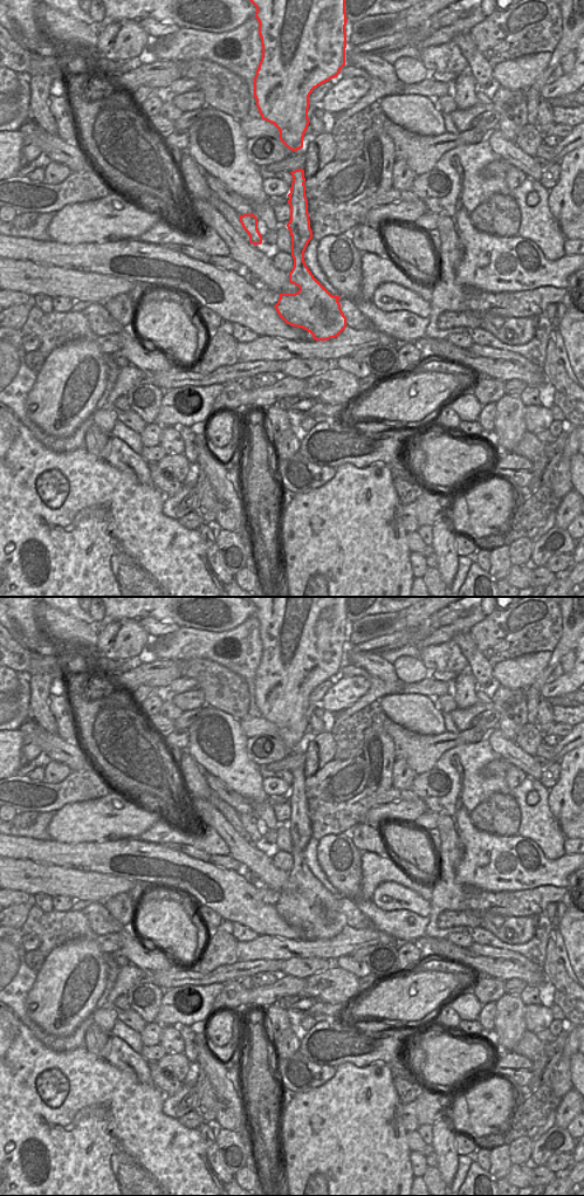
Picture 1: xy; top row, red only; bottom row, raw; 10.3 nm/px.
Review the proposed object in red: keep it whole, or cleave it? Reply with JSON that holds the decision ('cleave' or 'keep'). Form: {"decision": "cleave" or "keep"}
{"decision": "keep"}

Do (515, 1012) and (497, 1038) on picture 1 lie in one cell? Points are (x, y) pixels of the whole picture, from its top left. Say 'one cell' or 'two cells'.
one cell

